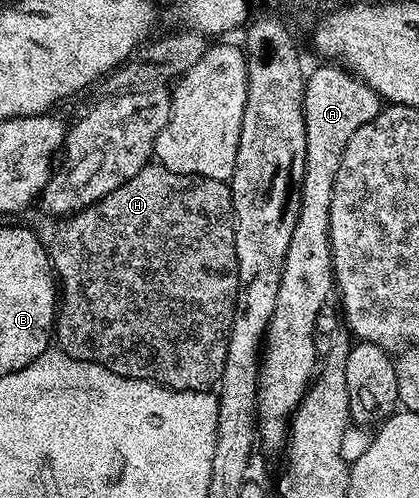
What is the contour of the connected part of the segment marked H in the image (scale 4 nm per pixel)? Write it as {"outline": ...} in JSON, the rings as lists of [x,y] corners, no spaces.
{"outline":[[[149,163],[142,167],[142,171],[138,171],[138,175],[134,175],[134,179],[126,179],[126,183],[122,183],[122,187],[110,191],[110,195],[98,199],[90,207],[83,209],[81,213],[73,213],[72,216],[63,218],[57,225],[60,226],[57,227],[56,234],[52,237],[52,245],[50,241],[50,260],[55,276],[58,278],[58,312],[54,326],[54,341],[60,350],[79,361],[93,361],[94,363],[98,363],[102,367],[106,367],[123,377],[154,381],[158,385],[167,385],[169,389],[211,390],[219,382],[222,371],[224,370],[226,351],[228,350],[228,332],[232,329],[232,320],[236,318],[236,293],[240,290],[240,272],[238,271],[238,259],[236,258],[236,220],[234,219],[234,211],[232,210],[231,184],[227,181],[206,179],[198,175],[182,175],[181,173],[174,172],[173,169],[167,169],[159,163]]]}

